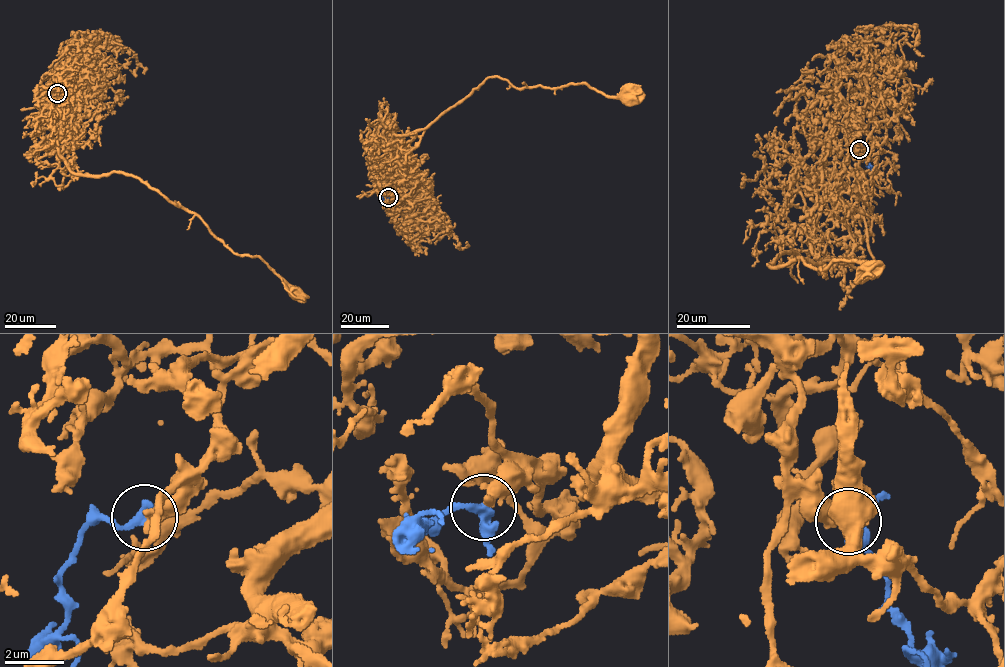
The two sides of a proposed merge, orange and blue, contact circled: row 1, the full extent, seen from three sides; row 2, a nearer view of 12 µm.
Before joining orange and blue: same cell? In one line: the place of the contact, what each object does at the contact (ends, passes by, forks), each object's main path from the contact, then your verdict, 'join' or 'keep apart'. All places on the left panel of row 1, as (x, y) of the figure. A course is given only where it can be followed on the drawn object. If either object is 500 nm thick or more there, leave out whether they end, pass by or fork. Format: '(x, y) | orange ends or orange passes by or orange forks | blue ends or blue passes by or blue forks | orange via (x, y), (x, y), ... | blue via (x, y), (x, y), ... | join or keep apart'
(57, 93) | orange ends | blue passes by | orange via (57, 93), (72, 74), (57, 134), (72, 171), (139, 179), (196, 213), (234, 252), (262, 258), (294, 292) | blue via (57, 93), (50, 98), (49, 109) | join

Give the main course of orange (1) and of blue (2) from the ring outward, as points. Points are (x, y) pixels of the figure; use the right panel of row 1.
1: (859, 149), (832, 124), (811, 240), (827, 267), (791, 251), (768, 264), (874, 268)
2: (859, 149), (869, 173)

